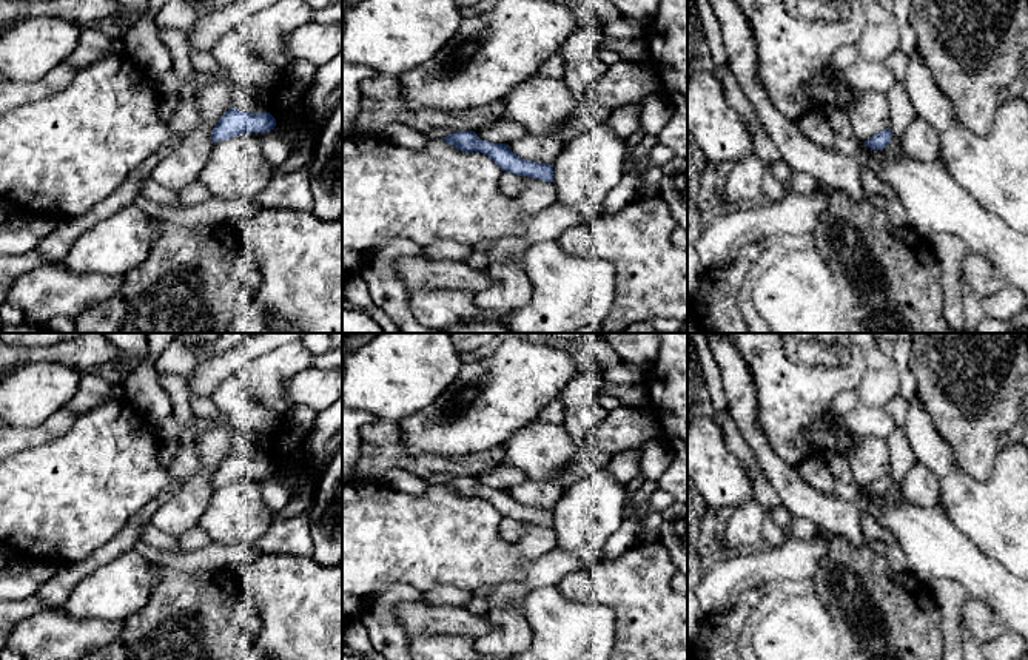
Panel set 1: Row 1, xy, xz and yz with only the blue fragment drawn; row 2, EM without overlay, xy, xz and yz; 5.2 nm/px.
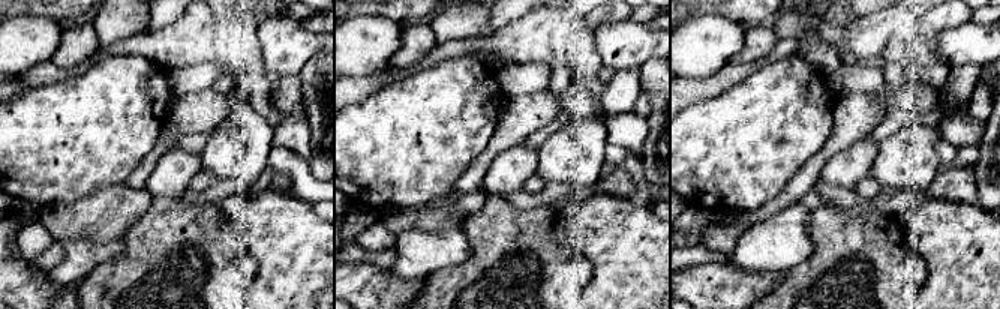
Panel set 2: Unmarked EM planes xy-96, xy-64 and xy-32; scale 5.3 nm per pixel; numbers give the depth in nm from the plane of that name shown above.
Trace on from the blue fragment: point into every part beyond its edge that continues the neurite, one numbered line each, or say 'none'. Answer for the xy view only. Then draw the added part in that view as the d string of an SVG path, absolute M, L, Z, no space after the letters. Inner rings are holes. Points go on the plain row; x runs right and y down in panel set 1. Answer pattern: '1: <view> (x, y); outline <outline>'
none

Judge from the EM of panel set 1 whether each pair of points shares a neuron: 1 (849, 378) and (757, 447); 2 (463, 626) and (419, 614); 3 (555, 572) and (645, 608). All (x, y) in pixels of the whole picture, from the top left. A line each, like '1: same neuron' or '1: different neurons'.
1: different neurons
2: same neuron
3: different neurons

